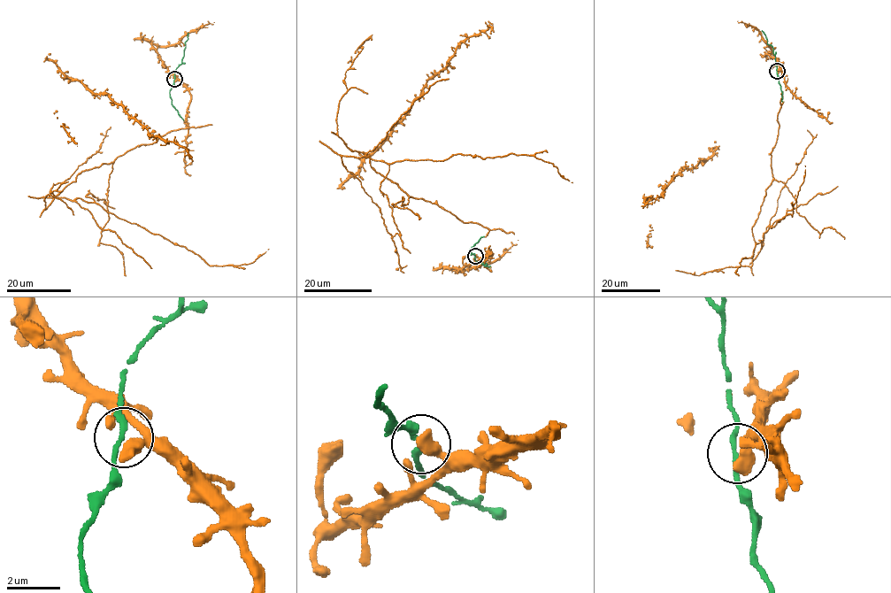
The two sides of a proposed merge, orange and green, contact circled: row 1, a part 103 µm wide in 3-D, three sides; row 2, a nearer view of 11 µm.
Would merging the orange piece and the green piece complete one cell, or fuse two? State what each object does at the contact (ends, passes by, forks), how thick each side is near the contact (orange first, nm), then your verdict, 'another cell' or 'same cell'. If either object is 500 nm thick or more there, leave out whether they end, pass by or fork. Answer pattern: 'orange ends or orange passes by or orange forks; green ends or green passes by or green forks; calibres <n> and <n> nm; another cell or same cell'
calibres 550 and 180 nm; same cell

